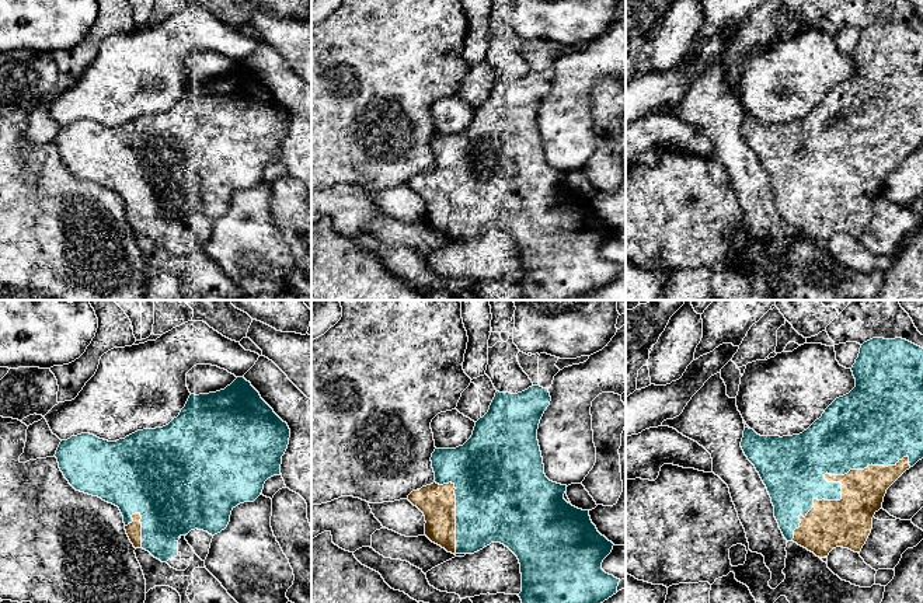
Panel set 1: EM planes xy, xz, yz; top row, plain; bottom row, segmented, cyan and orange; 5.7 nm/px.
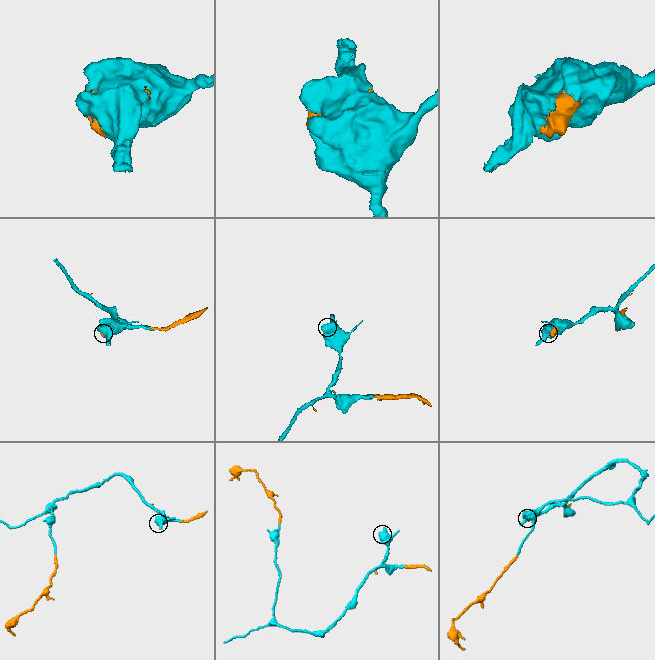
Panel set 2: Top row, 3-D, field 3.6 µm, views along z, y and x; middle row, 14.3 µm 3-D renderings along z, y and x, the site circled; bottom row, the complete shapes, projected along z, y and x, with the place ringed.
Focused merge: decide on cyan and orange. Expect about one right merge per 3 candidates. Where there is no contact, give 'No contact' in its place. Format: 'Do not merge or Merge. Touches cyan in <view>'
Merge. Touches cyan in yz

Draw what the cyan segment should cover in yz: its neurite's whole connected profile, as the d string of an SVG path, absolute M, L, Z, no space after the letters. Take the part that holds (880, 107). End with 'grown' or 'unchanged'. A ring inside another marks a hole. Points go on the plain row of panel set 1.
M873 24L860 34L851 53L856 73L836 84L807 116L793 122L760 122L745 114L741 133L755 151L774 192L787 227L825 244L836 233L860 238L887 175L923 144L923 34L902 25Z; grown

